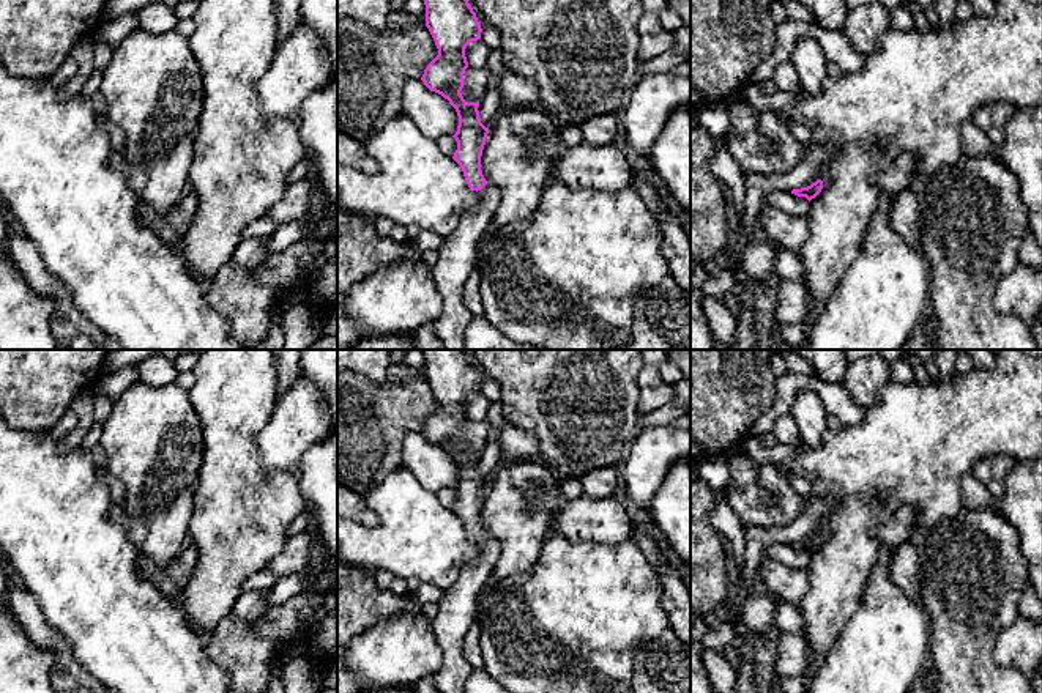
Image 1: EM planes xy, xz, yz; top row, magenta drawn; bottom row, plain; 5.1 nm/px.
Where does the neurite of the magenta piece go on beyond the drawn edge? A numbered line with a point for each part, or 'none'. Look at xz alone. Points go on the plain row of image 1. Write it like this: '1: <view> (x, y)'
1: xz (457, 608)

